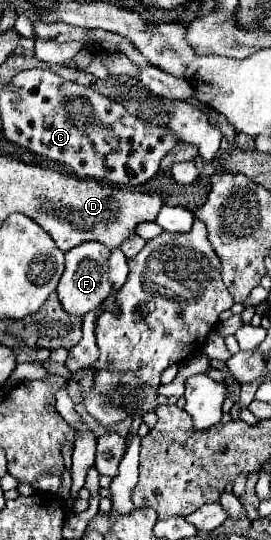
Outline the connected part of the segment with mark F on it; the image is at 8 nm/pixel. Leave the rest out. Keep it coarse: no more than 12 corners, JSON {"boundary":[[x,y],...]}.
{"boundary":[[109,247],[67,251],[57,287],[69,315],[85,315],[111,293]]}

